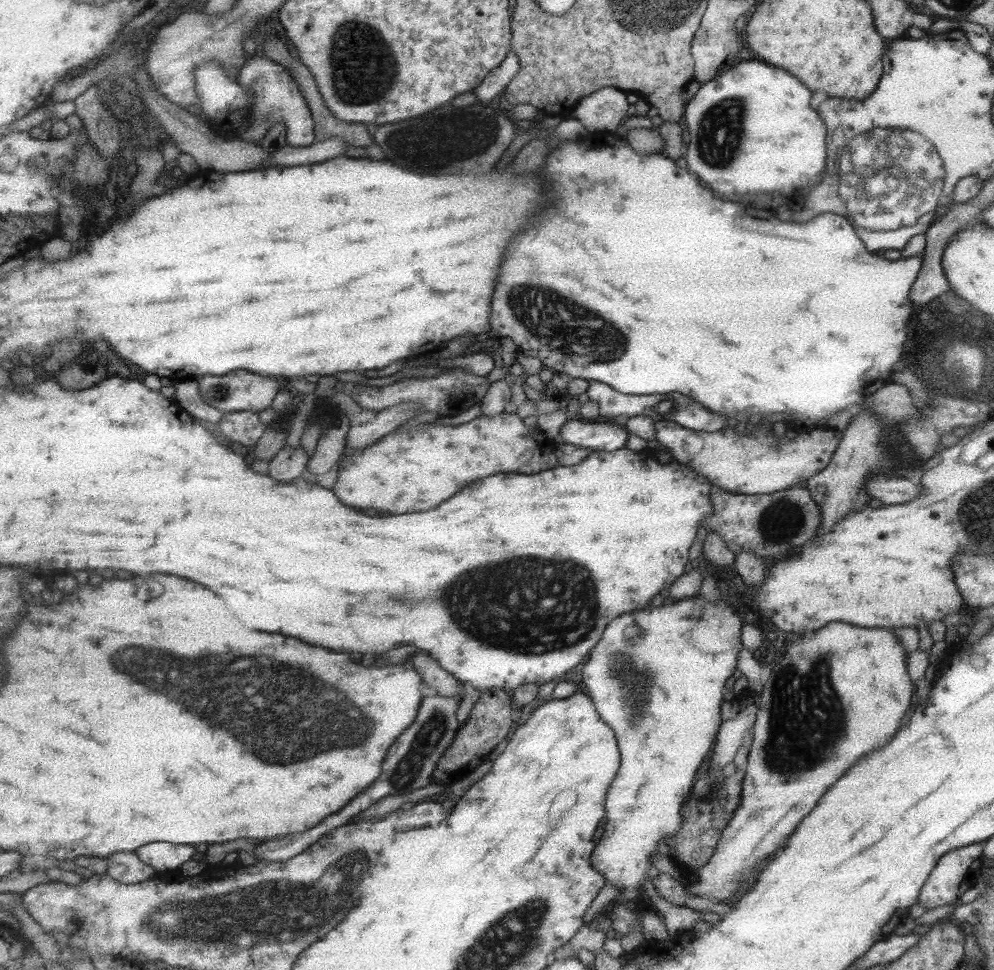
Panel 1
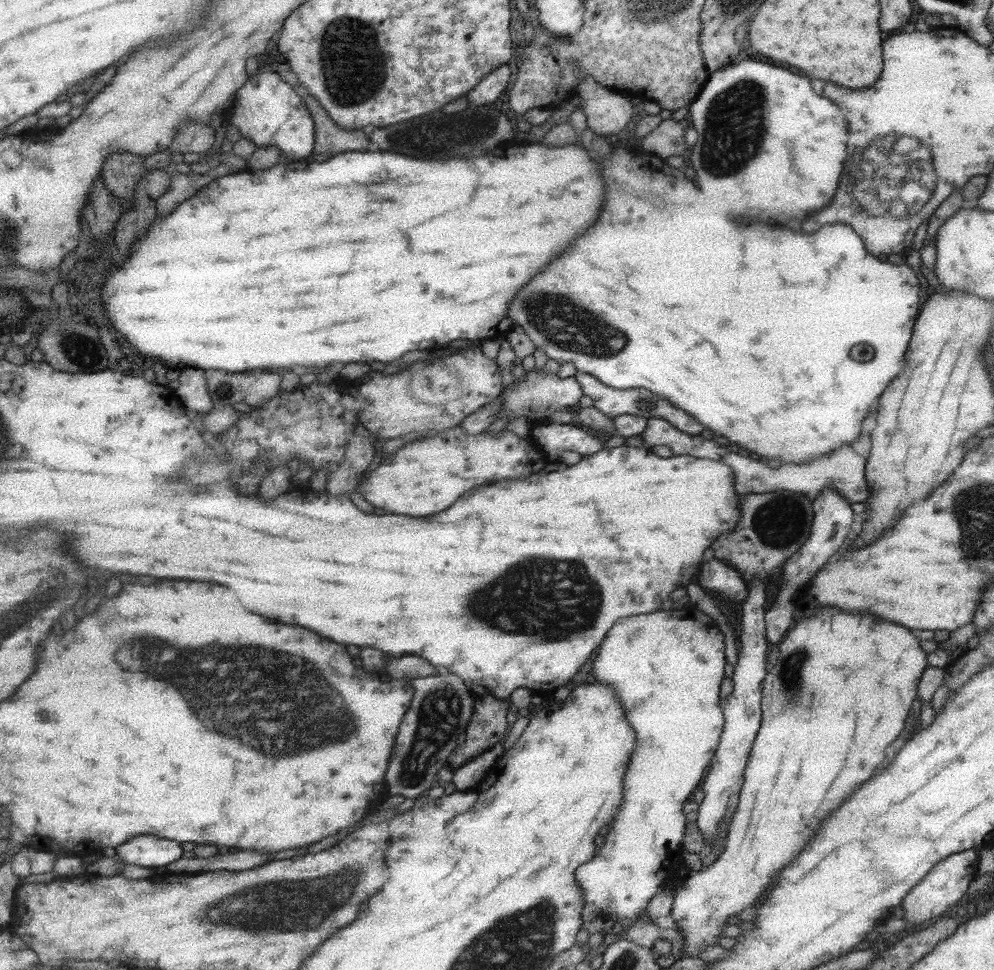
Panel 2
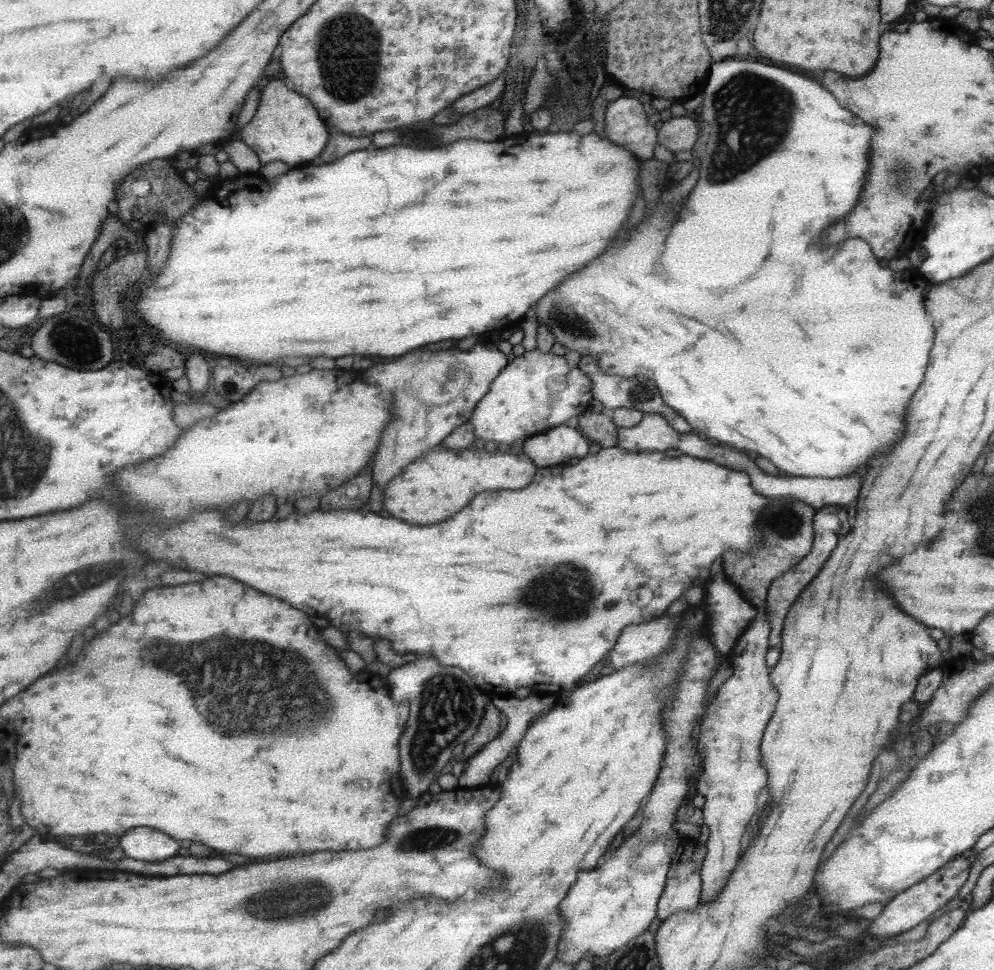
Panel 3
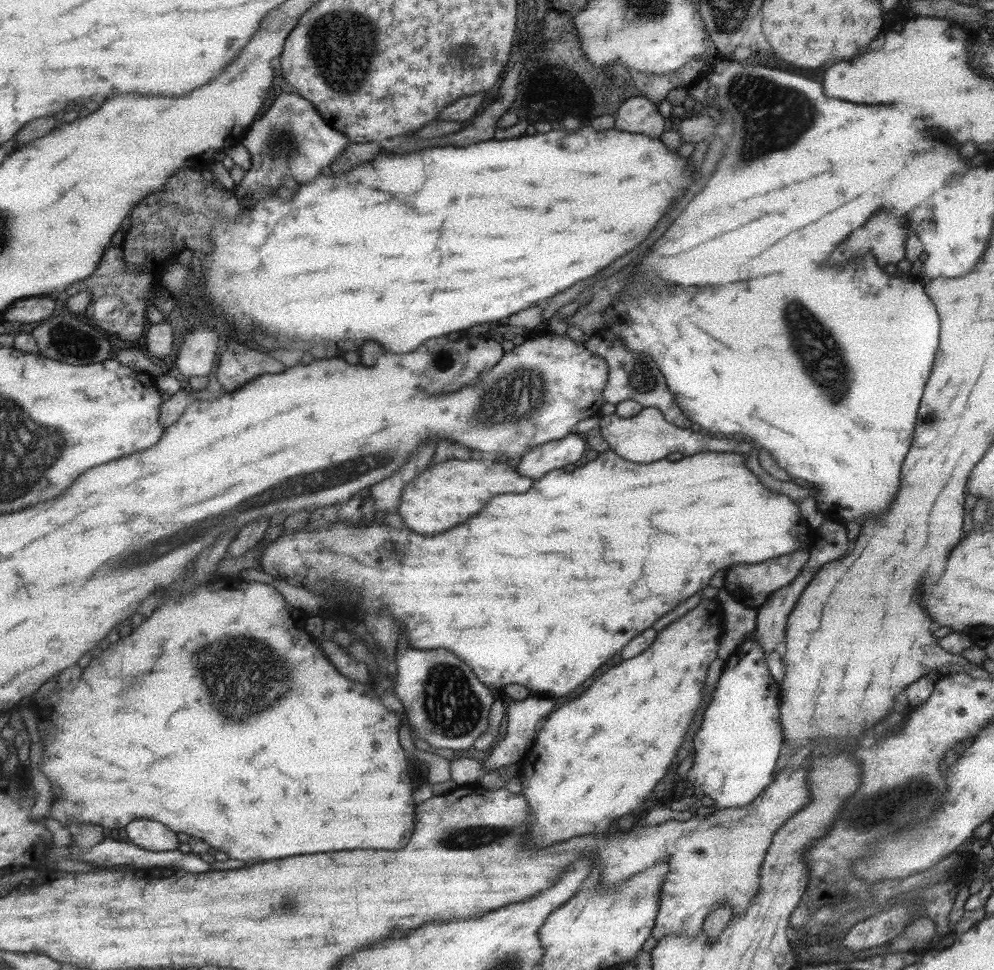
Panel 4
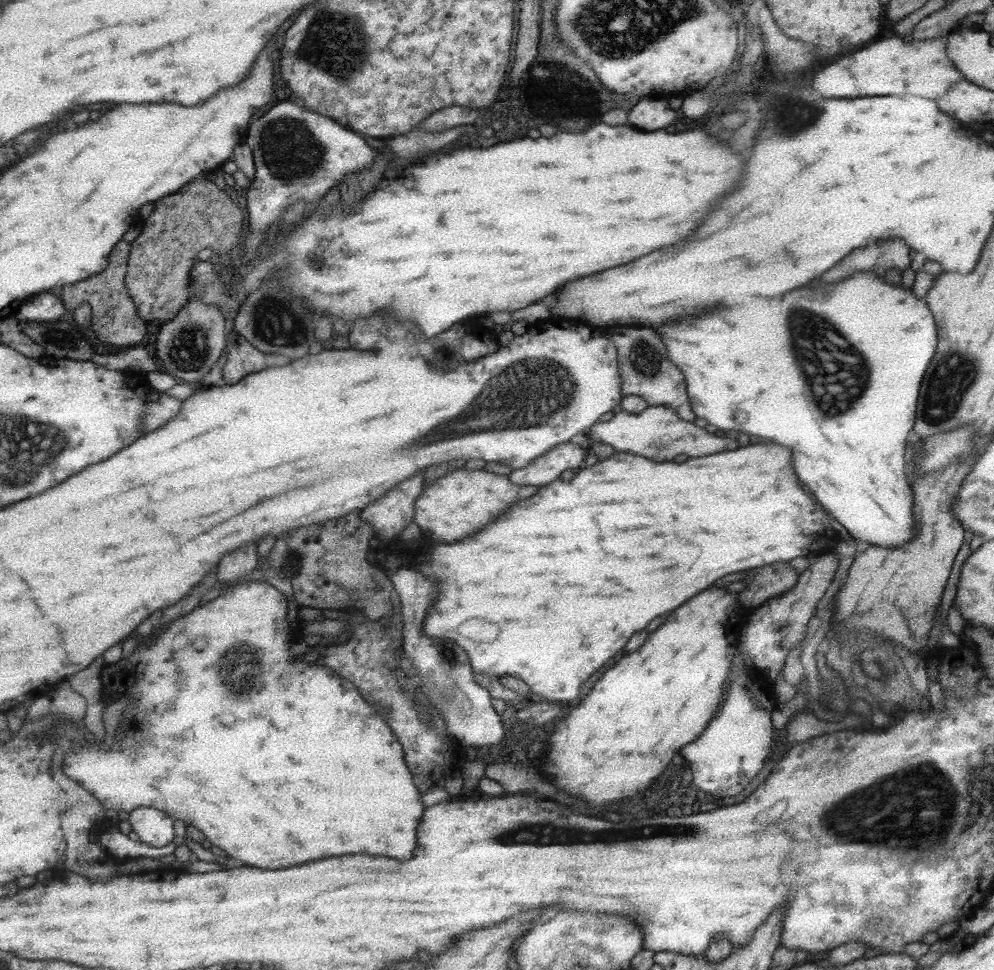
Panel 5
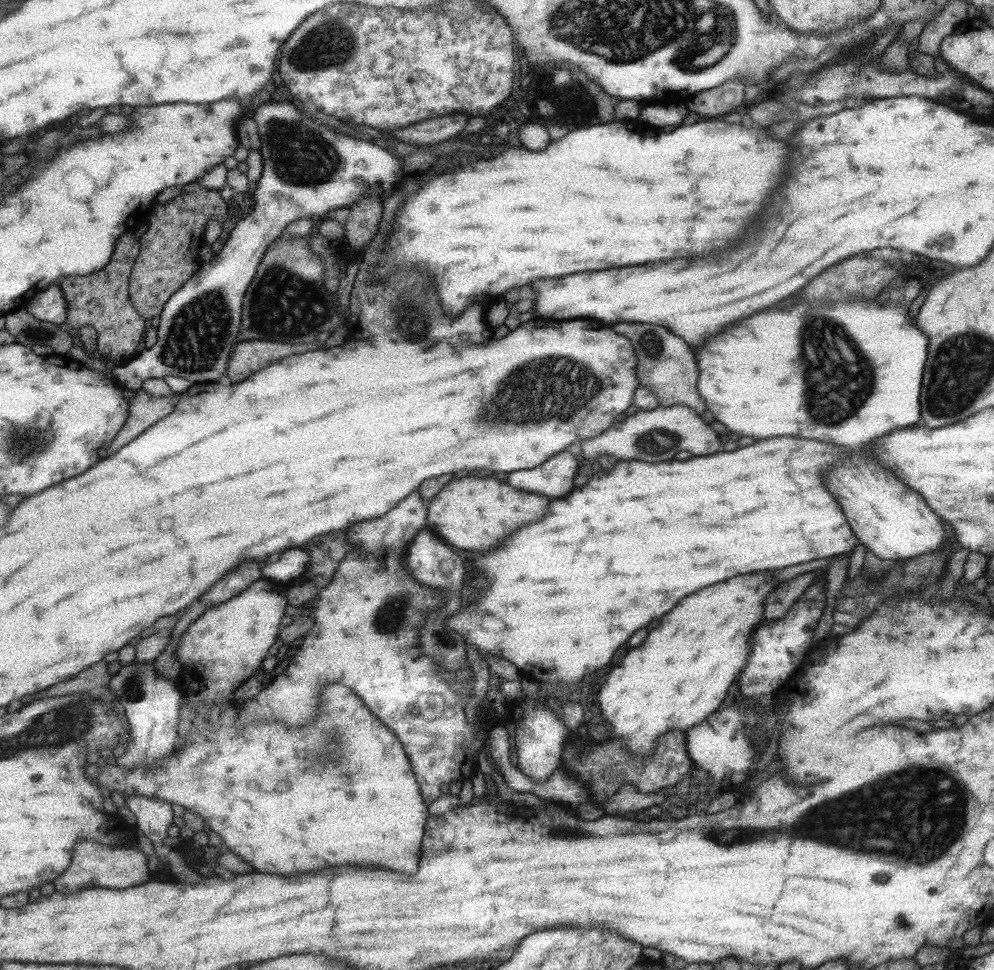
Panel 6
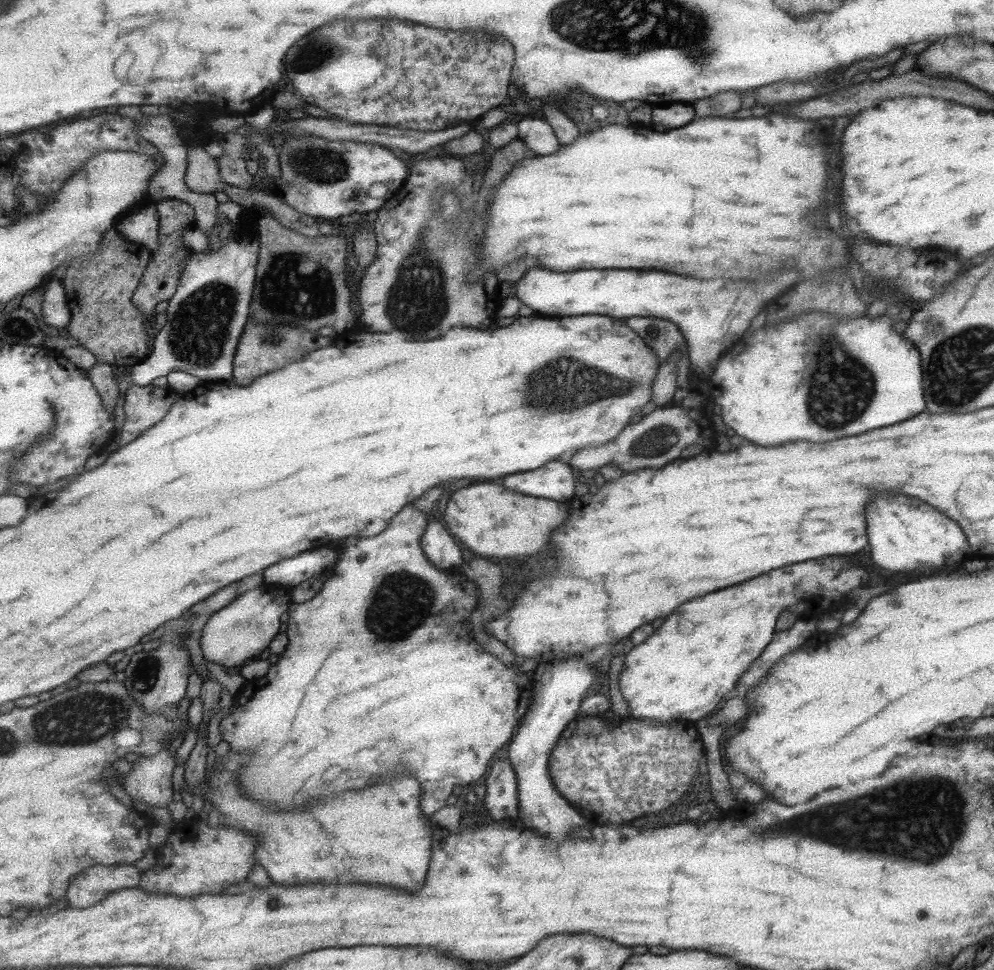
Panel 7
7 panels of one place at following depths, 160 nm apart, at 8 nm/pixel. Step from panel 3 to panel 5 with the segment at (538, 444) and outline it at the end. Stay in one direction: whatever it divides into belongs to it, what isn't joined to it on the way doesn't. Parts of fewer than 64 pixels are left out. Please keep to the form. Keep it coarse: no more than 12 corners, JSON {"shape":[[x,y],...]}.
{"shape":[[565,443],[508,476],[519,486],[547,486],[583,462]]}

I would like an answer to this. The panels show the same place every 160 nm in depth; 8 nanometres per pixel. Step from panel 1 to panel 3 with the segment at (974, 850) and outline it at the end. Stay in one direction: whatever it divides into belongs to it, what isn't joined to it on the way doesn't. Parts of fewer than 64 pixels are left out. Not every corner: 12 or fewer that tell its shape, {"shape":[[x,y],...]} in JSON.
{"shape":[[963,855],[892,896],[866,932],[893,937],[956,895]]}

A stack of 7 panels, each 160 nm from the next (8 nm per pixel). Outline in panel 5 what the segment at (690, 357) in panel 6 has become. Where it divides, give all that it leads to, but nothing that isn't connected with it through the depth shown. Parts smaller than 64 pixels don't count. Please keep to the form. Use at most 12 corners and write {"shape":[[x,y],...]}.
{"shape":[[613,325],[622,393],[693,421],[683,374],[651,328]]}

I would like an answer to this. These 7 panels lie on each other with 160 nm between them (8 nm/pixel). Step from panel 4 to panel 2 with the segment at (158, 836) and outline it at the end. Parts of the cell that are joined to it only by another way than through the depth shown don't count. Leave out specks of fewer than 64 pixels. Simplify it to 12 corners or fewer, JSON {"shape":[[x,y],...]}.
{"shape":[[137,836],[117,852],[127,864],[155,868],[183,856],[183,846]]}

